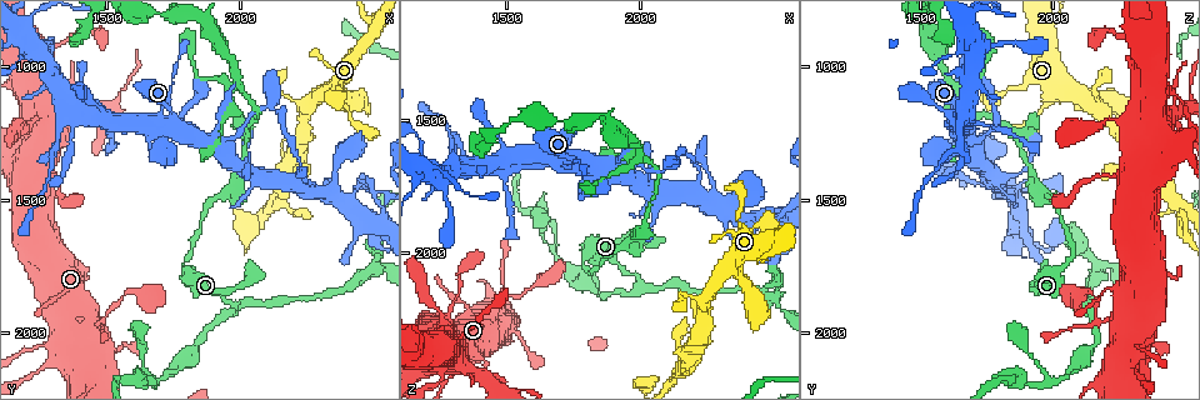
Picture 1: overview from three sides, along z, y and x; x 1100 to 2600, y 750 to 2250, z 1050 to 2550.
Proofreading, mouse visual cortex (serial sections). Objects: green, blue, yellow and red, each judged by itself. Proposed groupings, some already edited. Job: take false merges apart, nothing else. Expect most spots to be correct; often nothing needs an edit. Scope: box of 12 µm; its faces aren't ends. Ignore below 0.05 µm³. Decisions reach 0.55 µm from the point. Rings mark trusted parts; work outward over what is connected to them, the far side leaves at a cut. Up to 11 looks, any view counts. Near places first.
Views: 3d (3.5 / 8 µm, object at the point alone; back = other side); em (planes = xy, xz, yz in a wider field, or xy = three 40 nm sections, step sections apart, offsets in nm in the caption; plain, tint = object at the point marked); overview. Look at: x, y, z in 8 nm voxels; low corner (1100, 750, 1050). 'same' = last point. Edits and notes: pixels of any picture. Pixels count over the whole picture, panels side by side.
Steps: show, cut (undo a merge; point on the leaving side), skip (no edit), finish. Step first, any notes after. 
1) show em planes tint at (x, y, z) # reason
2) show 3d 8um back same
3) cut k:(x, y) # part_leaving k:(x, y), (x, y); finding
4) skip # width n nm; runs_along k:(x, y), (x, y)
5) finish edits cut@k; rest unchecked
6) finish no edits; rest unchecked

show 3d 3.5um at (2000, 1880, 2110)

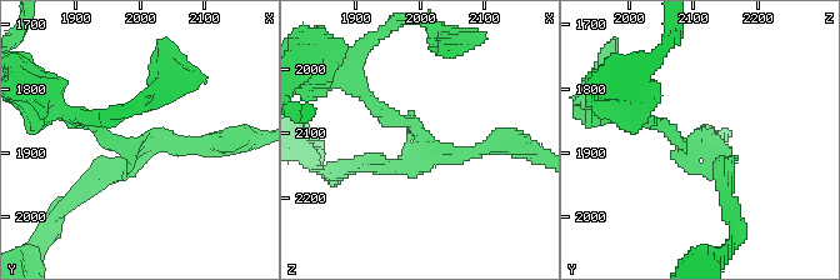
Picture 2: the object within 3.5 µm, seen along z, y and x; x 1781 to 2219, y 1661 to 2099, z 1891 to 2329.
show em planes tint at (2000, 1885, 2115) # need the tissue

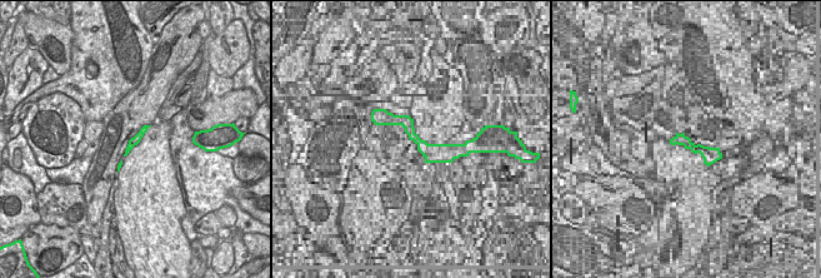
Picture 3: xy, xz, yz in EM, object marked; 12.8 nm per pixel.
skip # arm_widths 150, 200, 200 nm; runs_along 3:(145, 128), (129, 148); all the same cell

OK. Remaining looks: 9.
show 3d 3.5um at (1790, 1740, 2040) # sharp bend

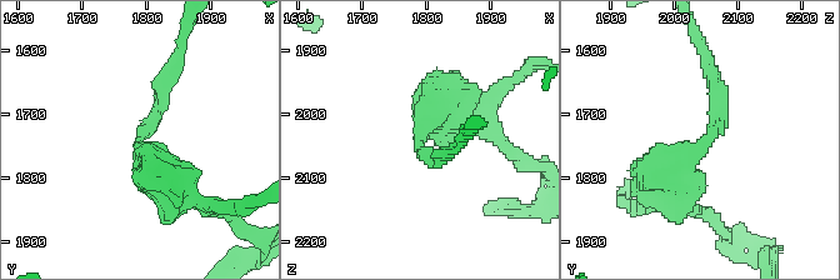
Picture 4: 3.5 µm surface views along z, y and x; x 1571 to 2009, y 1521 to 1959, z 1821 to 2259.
show em xy step 5 tint at (1785, 1740, 2055) # need the tissue

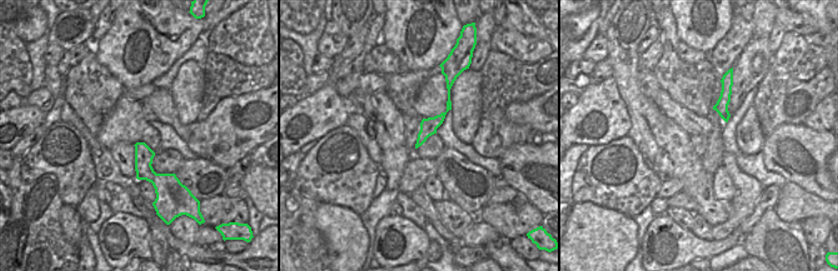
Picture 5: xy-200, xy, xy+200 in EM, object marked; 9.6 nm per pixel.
skip # width 170 nm; runs_along 4:(660, 180), (720, 123), (714, 73); one cell here

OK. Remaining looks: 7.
show 3d 8um at (1970, 1450, 1960) # sharp bend

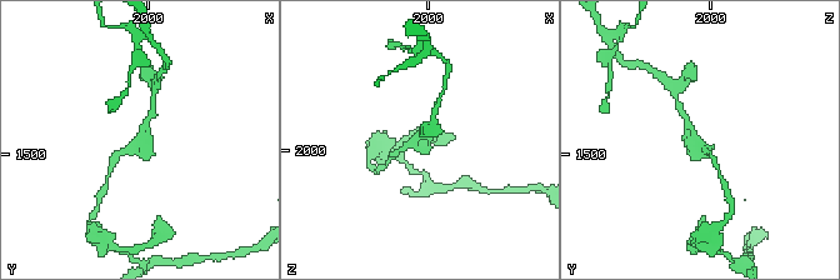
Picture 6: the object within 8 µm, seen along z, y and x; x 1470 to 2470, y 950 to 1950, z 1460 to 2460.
show em xy step 3 tint at (1960, 1460, 1940)

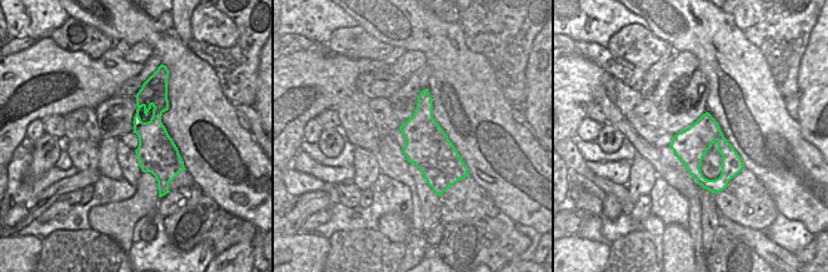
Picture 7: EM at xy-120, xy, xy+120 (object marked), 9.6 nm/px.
skip # runs_along 6:(114, 158), (139, 141), (150, 110); all the same cell

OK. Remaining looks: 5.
show 3d 3.5um at (2020, 1100, 1630) # four or more arms meet

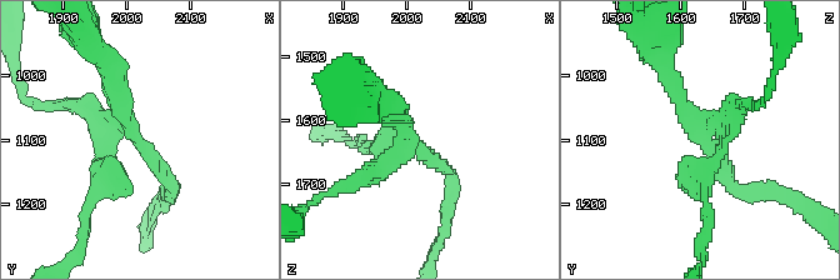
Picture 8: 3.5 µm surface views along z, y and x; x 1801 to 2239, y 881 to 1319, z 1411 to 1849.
show em xy step 3 tint at (2010, 1105, 1640) # arms 4; arm_widths 150, 200, 200, 250 nm; shape alone is not enough

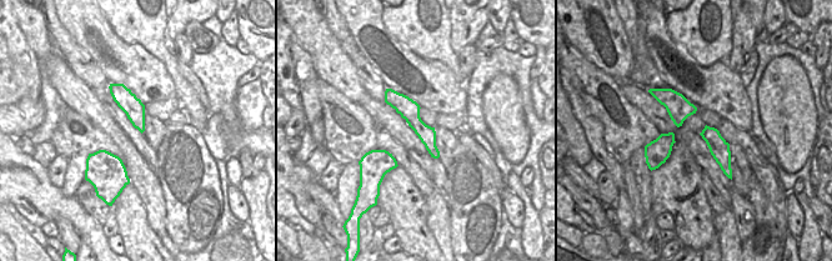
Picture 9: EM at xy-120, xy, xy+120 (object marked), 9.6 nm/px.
skip # width 200 nm; runs_along 8:(749, 194), (726, 179), (669, 75); continuous, no second cell

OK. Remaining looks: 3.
finish no edits; rest unchecked

